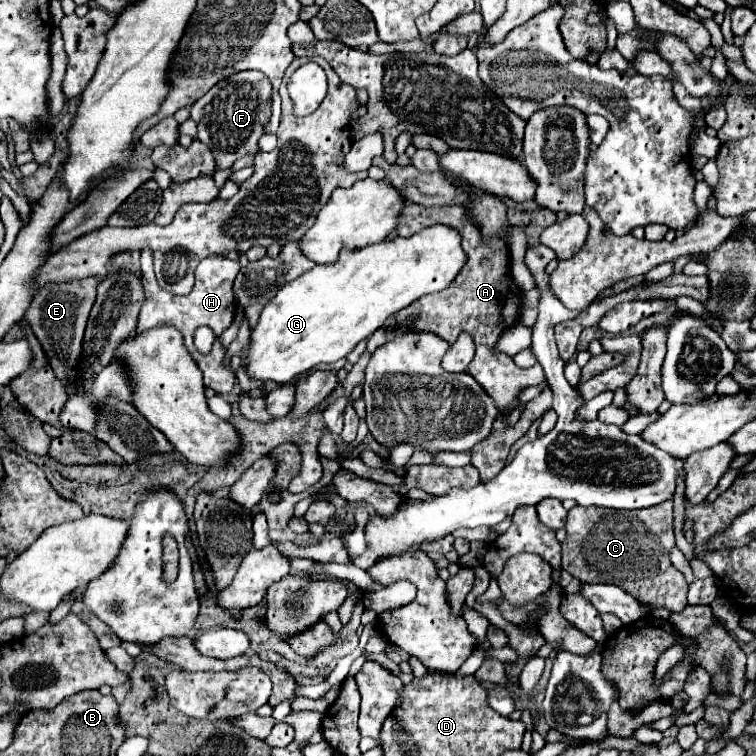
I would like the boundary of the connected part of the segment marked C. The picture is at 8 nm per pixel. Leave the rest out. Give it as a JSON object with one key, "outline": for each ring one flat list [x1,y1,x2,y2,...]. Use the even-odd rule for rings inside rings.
{"outline":[[672,501,640,511,576,505,568,511,566,533,566,541,562,543,562,567,568,573,582,573,584,581,592,577,592,581,614,583,650,609,680,612,688,605,688,583,670,561,670,549,676,545],[584,557,592,557,592,565]]}

